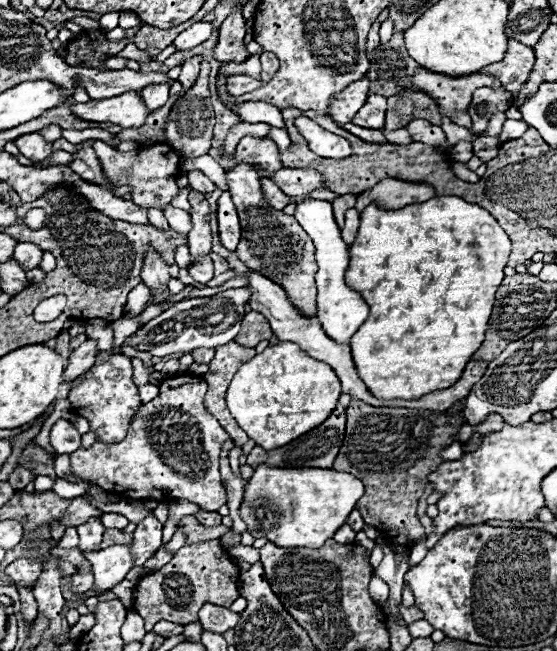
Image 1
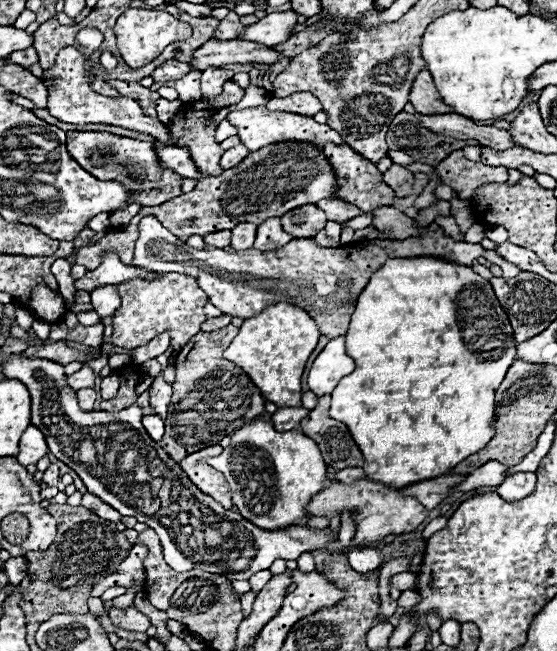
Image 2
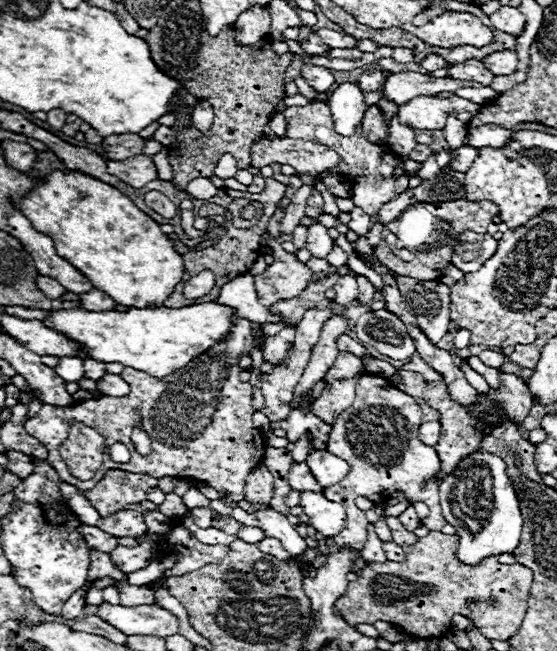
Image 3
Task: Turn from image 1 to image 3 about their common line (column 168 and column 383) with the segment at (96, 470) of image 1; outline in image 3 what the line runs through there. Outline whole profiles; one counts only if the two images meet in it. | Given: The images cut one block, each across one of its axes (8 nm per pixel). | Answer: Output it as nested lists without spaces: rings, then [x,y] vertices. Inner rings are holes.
[[[366,374],[356,384],[356,398],[346,412],[340,414],[340,420],[332,426],[326,450],[344,458],[350,464],[346,480],[323,490],[328,500],[334,500],[346,510],[346,526],[340,534],[330,536],[330,540],[340,548],[348,546],[350,550],[362,552],[366,542],[366,516],[354,506],[358,496],[370,498],[372,502],[384,502],[392,492],[400,490],[412,502],[424,502],[430,508],[430,514],[422,522],[428,530],[440,530],[446,520],[438,504],[438,486],[440,480],[434,476],[442,470],[440,456],[432,446],[418,440],[418,430],[422,424],[420,404],[406,392],[394,388],[386,378],[376,374]]]

